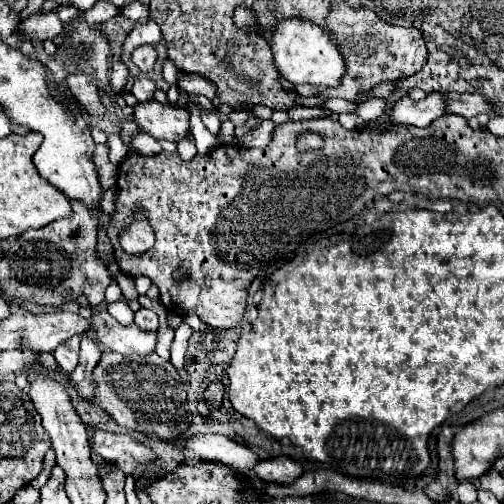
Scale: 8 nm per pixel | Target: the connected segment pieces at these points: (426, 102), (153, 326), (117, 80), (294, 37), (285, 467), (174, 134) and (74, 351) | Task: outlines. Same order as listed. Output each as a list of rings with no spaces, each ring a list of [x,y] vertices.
[[[431,92],[423,100],[411,100],[409,96],[401,96],[393,110],[389,110],[389,120],[395,124],[411,124],[411,126],[429,126],[433,120],[443,116],[447,110],[447,96],[441,92]]]
[[[141,308],[139,312],[135,312],[135,324],[141,328],[141,330],[157,330],[157,314],[147,310],[147,308]]]
[[[115,60],[115,62],[111,64],[111,84],[113,84],[113,88],[115,88],[117,92],[121,92],[121,88],[123,88],[125,82],[127,82],[127,78],[129,78],[127,66],[125,66],[121,60]]]
[[[285,18],[269,32],[269,46],[273,52],[273,64],[279,76],[291,84],[325,84],[337,86],[343,76],[343,56],[333,44],[331,36],[317,24],[303,18]]]
[[[277,456],[271,460],[261,460],[253,468],[253,474],[259,476],[267,484],[289,486],[303,474],[303,468],[295,460],[291,460],[289,456]]]
[[[155,100],[133,106],[131,120],[155,140],[179,142],[189,132],[189,112],[171,104],[159,104]]]
[[[71,336],[67,342],[59,344],[53,352],[53,356],[57,358],[59,366],[65,372],[73,372],[77,366],[77,358],[79,358],[79,336]]]

